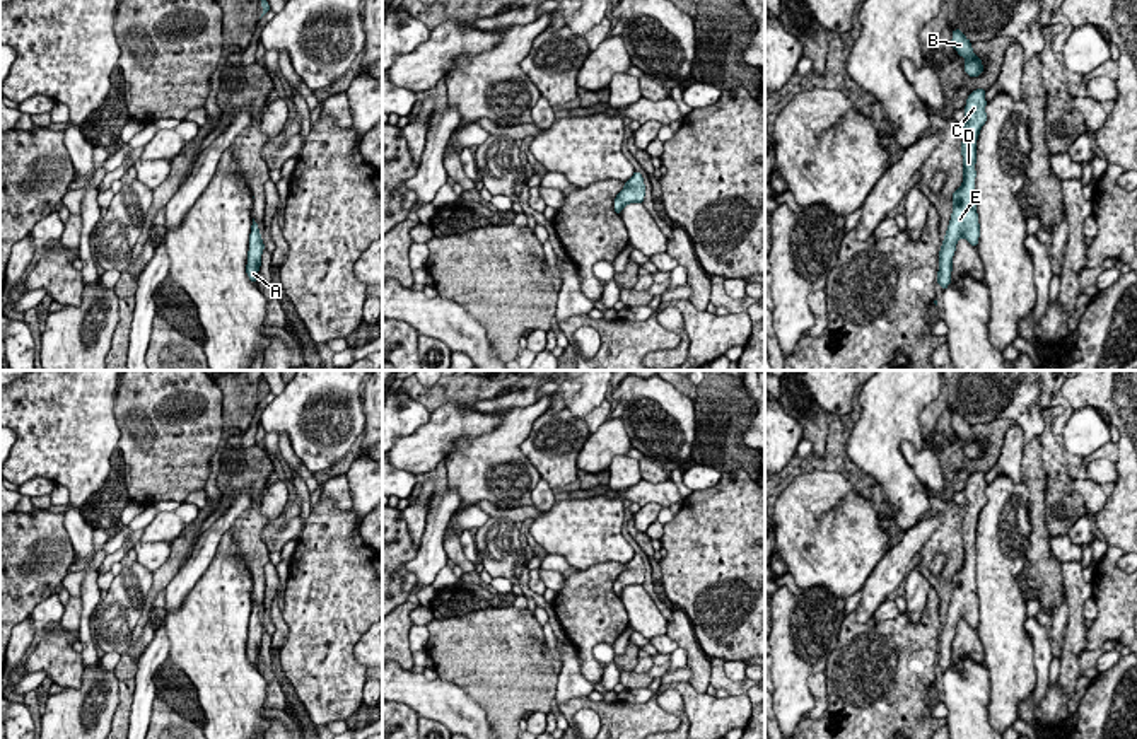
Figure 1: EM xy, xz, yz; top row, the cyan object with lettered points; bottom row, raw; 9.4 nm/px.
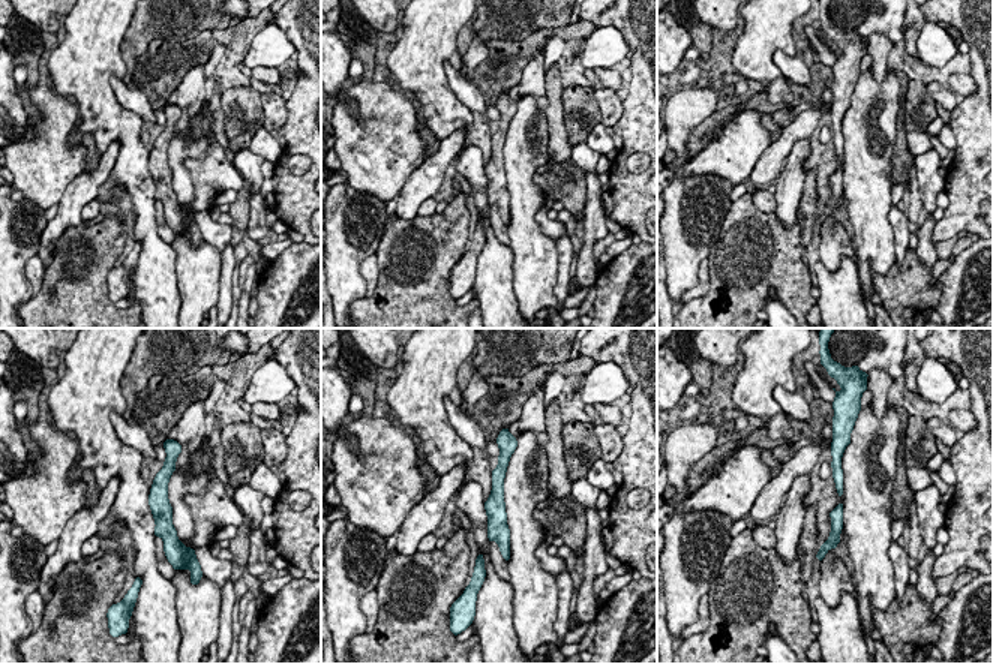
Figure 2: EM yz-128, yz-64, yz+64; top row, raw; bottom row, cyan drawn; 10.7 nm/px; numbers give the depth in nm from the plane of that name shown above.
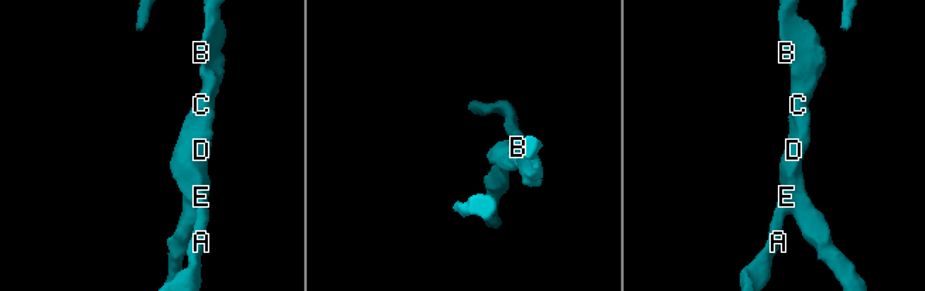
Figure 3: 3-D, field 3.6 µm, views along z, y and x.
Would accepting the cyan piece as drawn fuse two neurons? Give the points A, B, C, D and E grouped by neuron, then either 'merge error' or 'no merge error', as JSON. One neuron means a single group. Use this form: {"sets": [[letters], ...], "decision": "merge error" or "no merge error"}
{"sets": [["A", "B", "C", "D", "E"]], "decision": "no merge error"}

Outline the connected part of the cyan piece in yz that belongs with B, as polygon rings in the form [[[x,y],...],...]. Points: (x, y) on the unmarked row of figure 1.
[[[954,411],[951,427],[958,437],[966,442],[965,454],[970,459],[978,459],[983,454],[983,447],[982,442],[973,435],[970,422],[966,422],[959,411]]]

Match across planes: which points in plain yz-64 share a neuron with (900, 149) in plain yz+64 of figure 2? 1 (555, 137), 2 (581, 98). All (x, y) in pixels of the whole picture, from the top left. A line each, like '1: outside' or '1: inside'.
1: inside
2: outside

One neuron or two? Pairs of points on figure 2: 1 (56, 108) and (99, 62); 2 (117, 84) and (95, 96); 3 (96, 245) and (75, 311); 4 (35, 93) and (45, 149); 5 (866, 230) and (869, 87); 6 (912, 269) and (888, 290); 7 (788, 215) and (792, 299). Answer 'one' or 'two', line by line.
1: two
2: two
3: one
4: one
5: one
6: one
7: two

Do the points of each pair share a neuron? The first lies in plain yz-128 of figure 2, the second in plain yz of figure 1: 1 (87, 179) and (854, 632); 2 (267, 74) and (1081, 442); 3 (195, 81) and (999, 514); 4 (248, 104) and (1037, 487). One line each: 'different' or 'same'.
1: different
2: different
3: different
4: different

